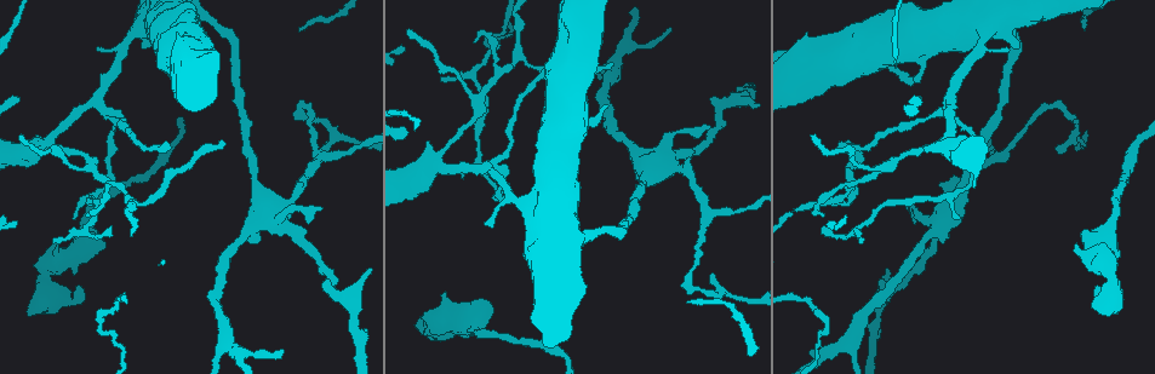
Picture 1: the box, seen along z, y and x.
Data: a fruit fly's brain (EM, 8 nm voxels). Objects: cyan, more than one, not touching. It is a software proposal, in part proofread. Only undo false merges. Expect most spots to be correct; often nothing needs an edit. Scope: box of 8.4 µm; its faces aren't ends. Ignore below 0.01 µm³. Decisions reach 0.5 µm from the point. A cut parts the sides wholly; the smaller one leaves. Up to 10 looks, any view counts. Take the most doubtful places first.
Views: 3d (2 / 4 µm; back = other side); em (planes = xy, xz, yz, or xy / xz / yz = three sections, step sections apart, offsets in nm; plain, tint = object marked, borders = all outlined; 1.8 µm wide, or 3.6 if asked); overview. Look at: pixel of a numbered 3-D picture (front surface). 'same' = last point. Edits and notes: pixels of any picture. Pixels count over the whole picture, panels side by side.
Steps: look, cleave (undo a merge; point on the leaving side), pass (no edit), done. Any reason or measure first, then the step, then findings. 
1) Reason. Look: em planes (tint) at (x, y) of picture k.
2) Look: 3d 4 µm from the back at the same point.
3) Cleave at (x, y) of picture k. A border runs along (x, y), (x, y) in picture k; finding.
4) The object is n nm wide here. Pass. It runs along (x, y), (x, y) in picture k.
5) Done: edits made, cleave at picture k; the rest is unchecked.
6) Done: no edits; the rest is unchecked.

Four or more arms meet. Look: 3d 2 µm at (481, 166) of picture 1.

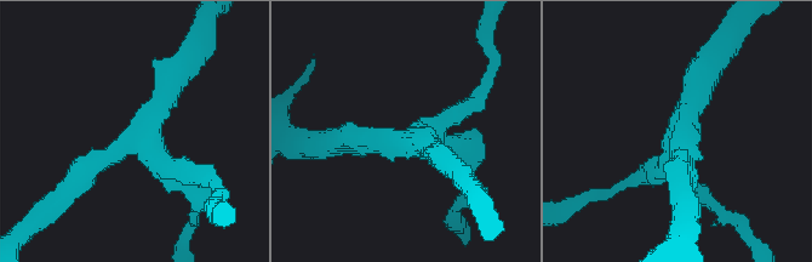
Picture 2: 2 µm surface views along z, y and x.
4 arms meet here. Look: em planes (tint) at (681, 140) of picture 2.

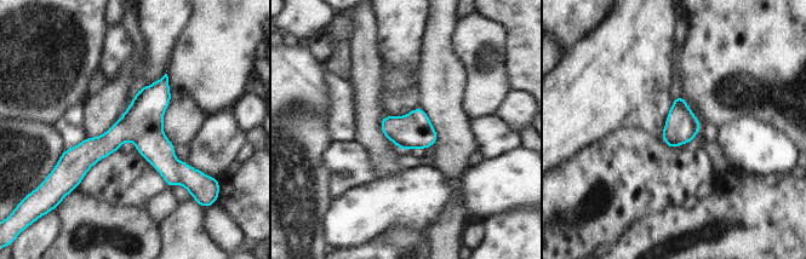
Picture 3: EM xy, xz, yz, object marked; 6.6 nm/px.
Pass. It runs along (67, 154), (139, 134), (192, 172) in picture 3; continuous, no second cell.

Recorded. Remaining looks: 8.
Abrupt turn. Look: em planes (borders) at (655, 169) of picture 1.

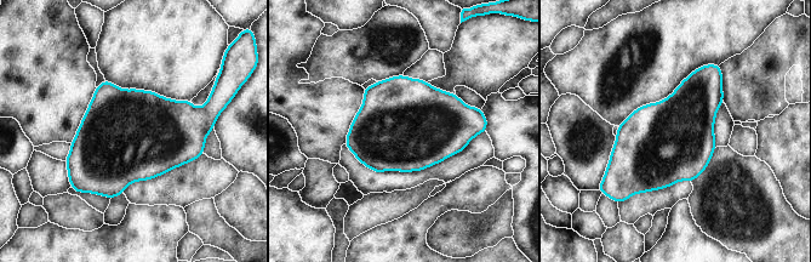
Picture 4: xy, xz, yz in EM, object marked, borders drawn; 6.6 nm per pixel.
Pass. All the same cell.

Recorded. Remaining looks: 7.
Branch point. Look: 3d 4 µm at (515, 59) of picture 1.

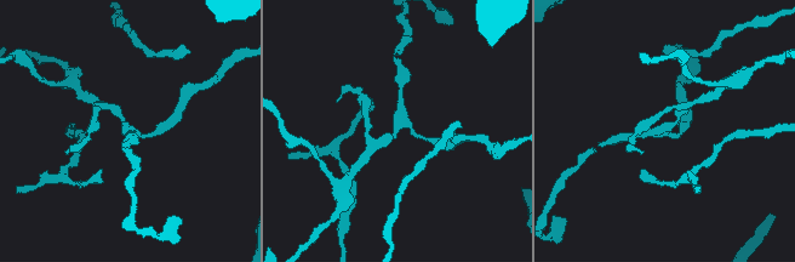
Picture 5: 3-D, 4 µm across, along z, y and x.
Look: em 3.6 µm planes (tint) at (396, 124) of picture 5.

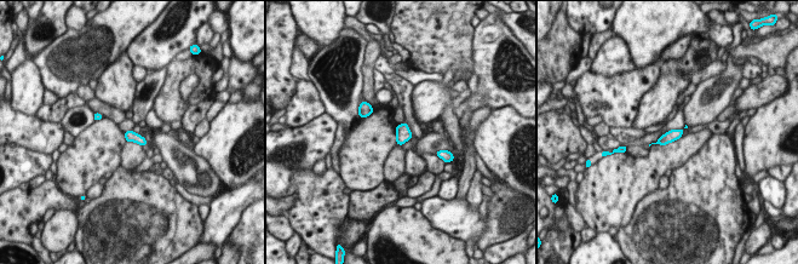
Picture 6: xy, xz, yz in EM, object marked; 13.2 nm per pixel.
The object is 160 nm wide here. Pass. Continuous, no second cell.

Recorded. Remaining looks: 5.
Thick turns thin. Look: 3d 4 µm at (88, 218) of picture 1.

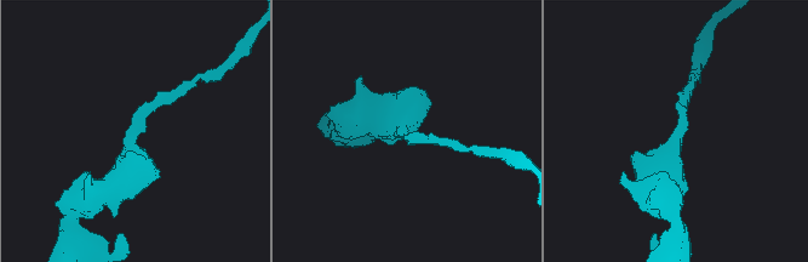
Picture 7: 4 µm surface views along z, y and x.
Look: em 3.6 µm planes (plain) at (400, 132) of picture 7.

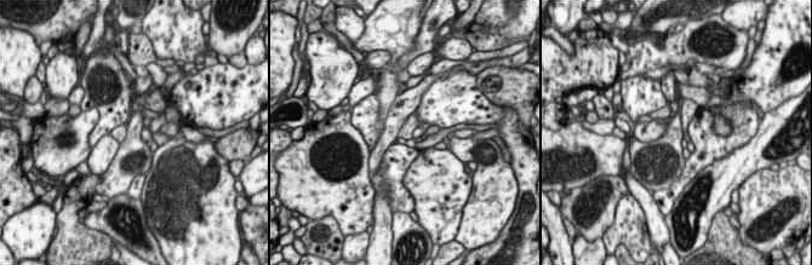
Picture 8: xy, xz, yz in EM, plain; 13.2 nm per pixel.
Where the object lies. Look: em 3.6 µm planes (tint) at the same point.

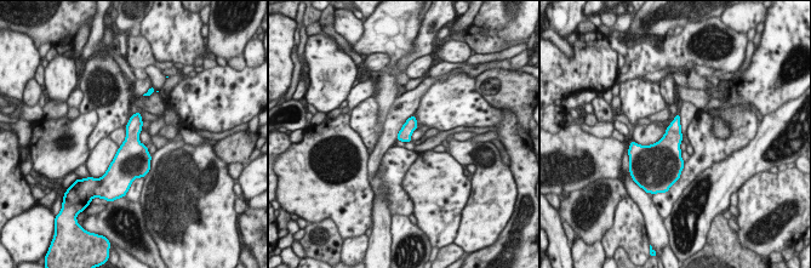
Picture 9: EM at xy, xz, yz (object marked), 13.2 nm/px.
Pass. Continuous, no second cell.

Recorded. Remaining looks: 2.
Done: no edits; the rest is unchecked.

